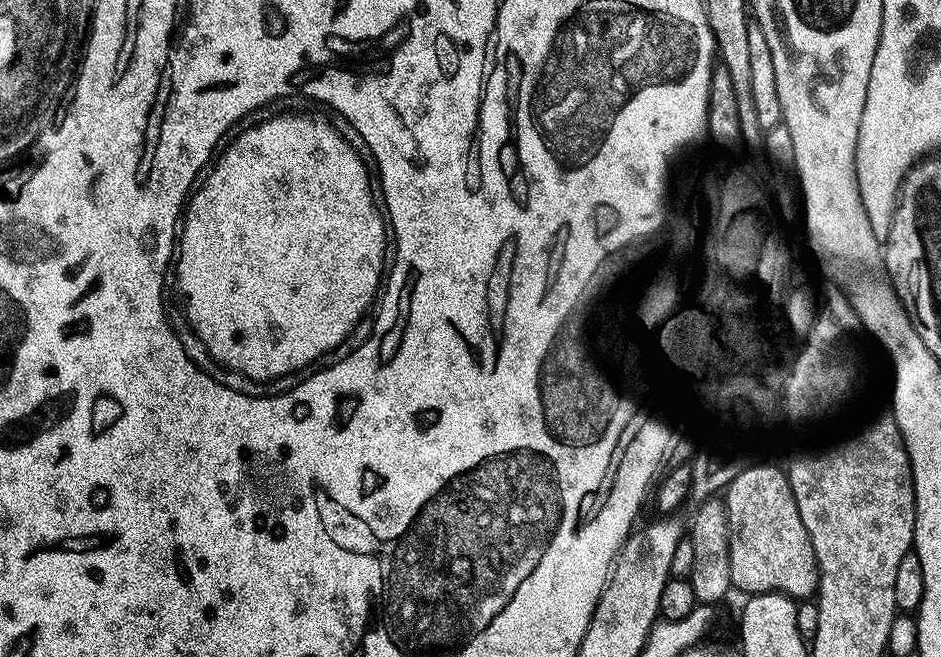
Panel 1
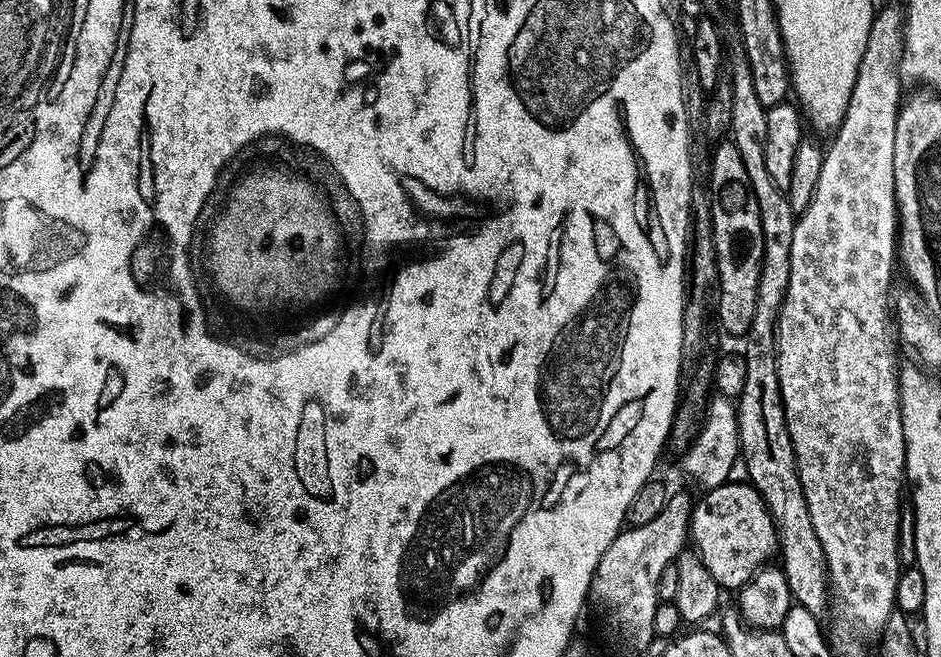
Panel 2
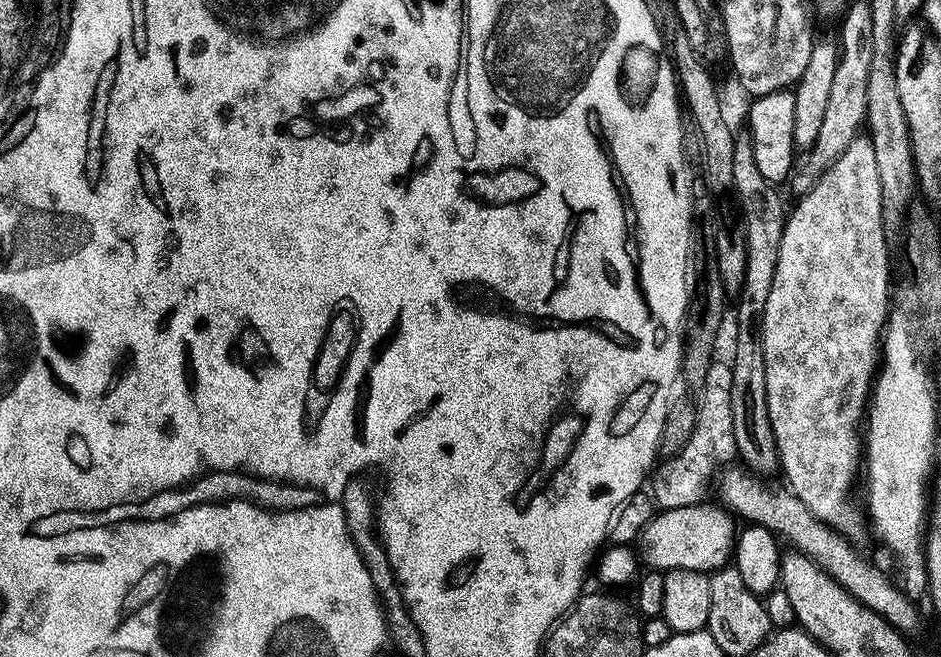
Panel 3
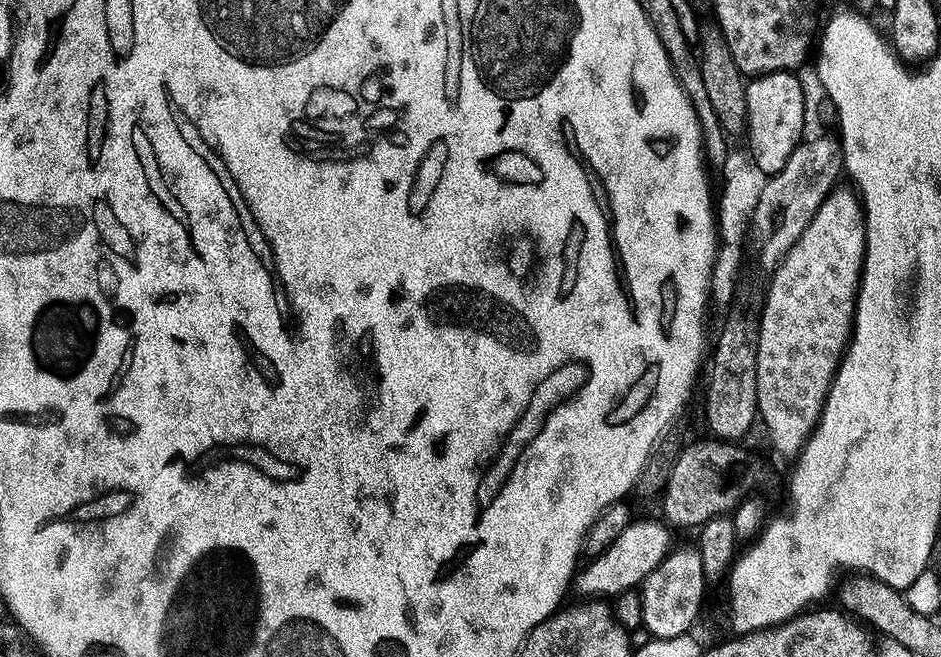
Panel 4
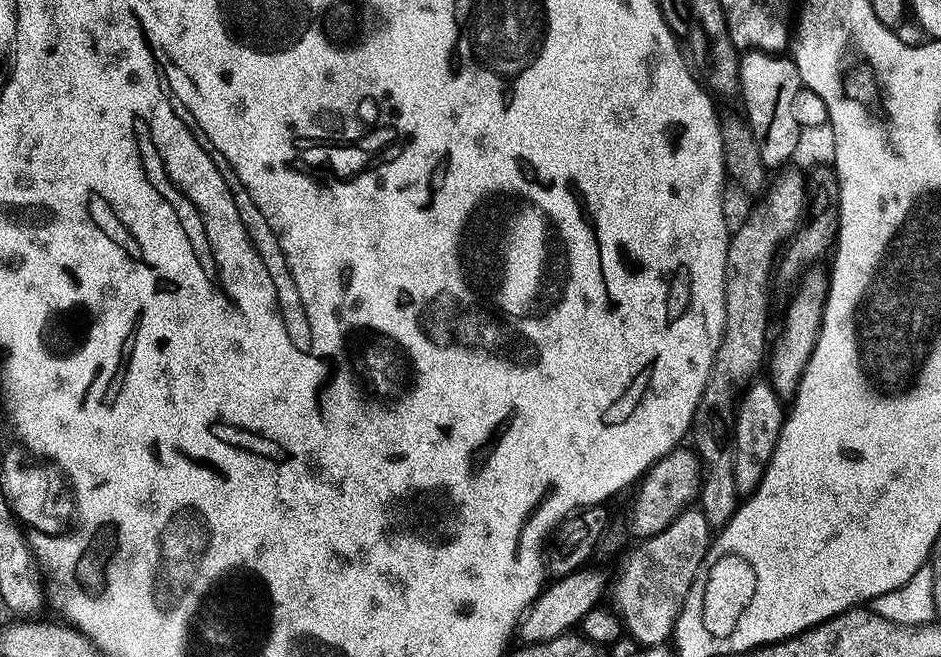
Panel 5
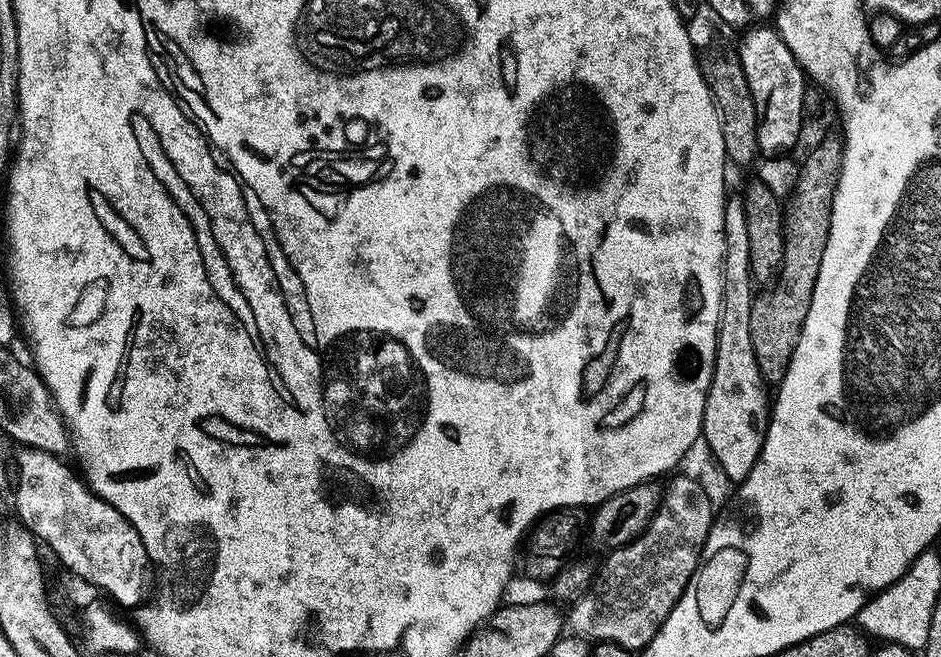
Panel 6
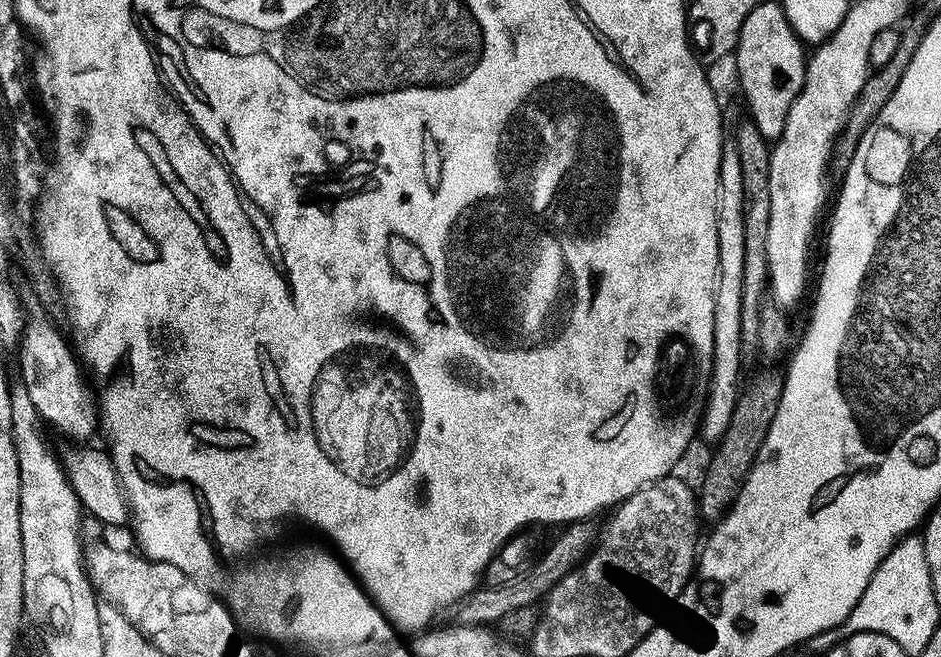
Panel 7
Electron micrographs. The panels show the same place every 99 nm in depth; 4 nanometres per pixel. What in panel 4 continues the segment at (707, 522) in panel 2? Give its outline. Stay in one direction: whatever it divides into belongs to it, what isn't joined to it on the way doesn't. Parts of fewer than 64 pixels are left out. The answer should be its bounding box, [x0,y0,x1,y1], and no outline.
[574,519,674,598]

